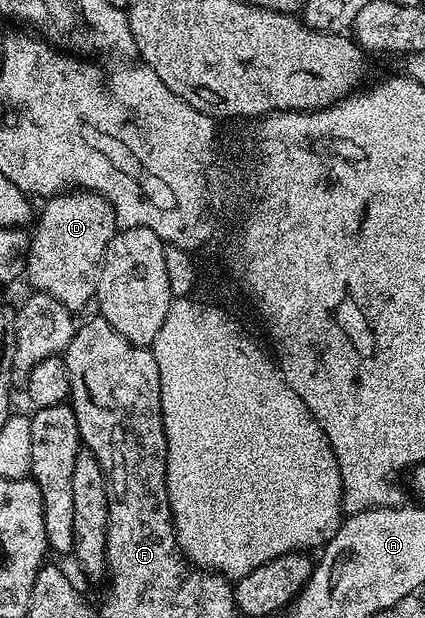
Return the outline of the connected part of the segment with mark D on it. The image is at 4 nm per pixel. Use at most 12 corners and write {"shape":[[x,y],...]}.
{"shape":[[63,190],[32,228],[25,279],[66,308],[98,295],[116,231],[99,192]]}

